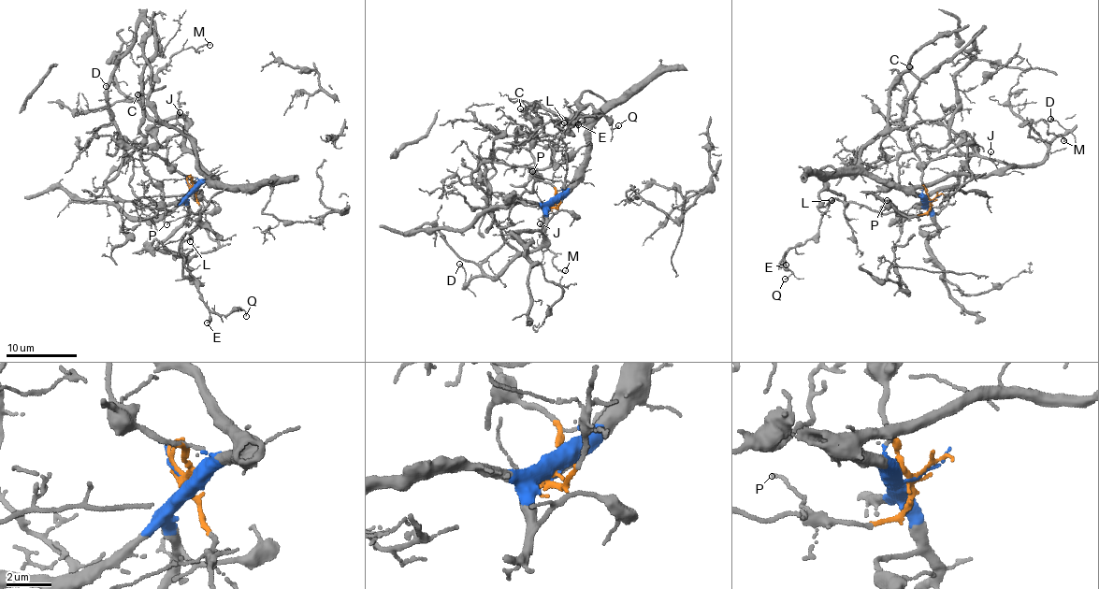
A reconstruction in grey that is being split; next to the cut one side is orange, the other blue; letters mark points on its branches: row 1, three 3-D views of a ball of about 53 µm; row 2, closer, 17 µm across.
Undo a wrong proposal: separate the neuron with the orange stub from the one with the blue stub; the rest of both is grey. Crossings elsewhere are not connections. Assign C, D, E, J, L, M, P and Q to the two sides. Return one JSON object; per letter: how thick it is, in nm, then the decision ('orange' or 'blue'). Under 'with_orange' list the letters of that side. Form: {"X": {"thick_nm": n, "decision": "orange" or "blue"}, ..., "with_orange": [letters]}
{"C": {"thick_nm": 80, "decision": "blue"}, "D": {"thick_nm": 130, "decision": "blue"}, "E": {"thick_nm": 280, "decision": "orange"}, "J": {"thick_nm": 100, "decision": "blue"}, "L": {"thick_nm": 80, "decision": "orange"}, "M": {"thick_nm": 100, "decision": "blue"}, "P": {"thick_nm": 120, "decision": "orange"}, "Q": {"thick_nm": 100, "decision": "orange"}, "with_orange": ["E", "L", "P", "Q"]}

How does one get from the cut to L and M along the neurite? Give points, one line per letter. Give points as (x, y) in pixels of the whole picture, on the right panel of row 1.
L: (932, 201), (925, 213), (916, 214), (878, 212), (838, 199), (831, 200)
M: (932, 201), (915, 191), (1039, 163), (1048, 149), (1026, 122), (1046, 122), (1063, 141)

